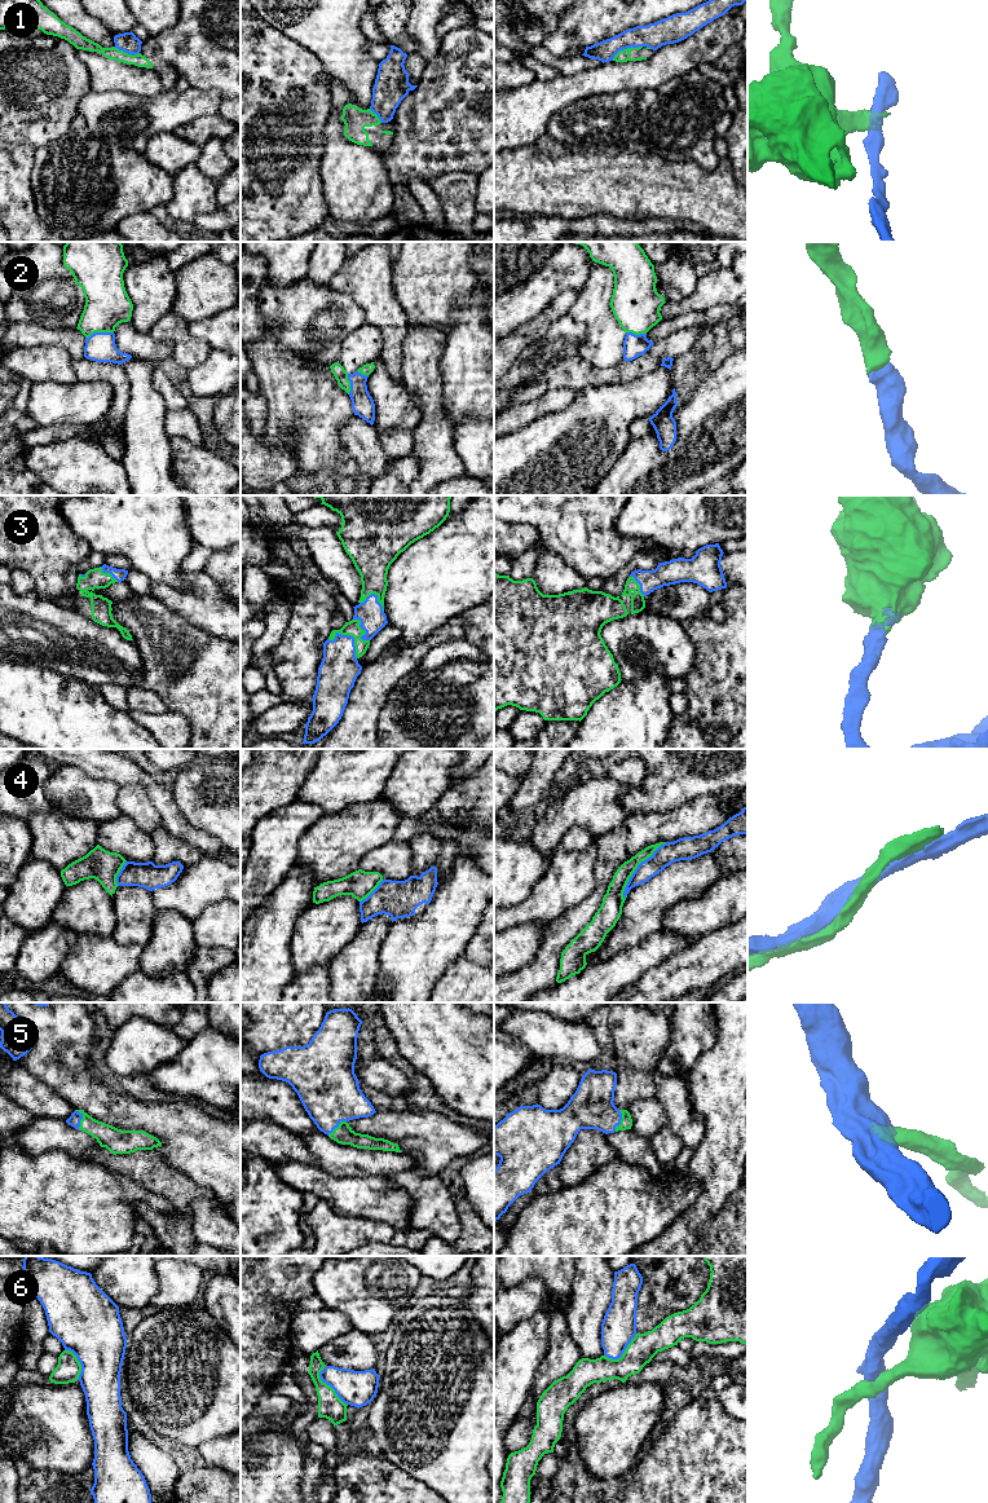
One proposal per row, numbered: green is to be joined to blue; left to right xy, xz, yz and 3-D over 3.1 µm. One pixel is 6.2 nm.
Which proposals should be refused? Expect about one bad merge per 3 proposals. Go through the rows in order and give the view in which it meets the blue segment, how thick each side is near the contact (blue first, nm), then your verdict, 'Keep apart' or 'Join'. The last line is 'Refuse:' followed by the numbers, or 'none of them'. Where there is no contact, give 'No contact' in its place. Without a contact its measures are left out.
1: Touches blue in yz. Thickness 160 nm (blue) against 80 nm. Keep apart
2: Touches blue in xy. Thickness 180 nm (blue) against 280 nm. Join
3: Touches blue in xz. Thickness 240 nm (blue) against 90 nm. Join
4: Touches blue in yz. Thickness 130 nm (blue) against 130 nm. Keep apart
5: Touches blue in yz. Thickness 280 nm (blue) against 80 nm. Join
6: Touches blue in xz. Thickness 220 nm (blue) against 160 nm. Keep apart
Refuse: 1, 4, 6

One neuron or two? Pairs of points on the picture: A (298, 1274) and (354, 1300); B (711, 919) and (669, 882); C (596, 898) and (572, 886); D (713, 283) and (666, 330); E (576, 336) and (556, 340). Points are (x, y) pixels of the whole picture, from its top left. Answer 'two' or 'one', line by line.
A: two
B: two
C: two
D: two
E: one

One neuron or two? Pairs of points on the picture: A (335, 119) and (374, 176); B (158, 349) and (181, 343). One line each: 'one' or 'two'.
A: one
B: two

